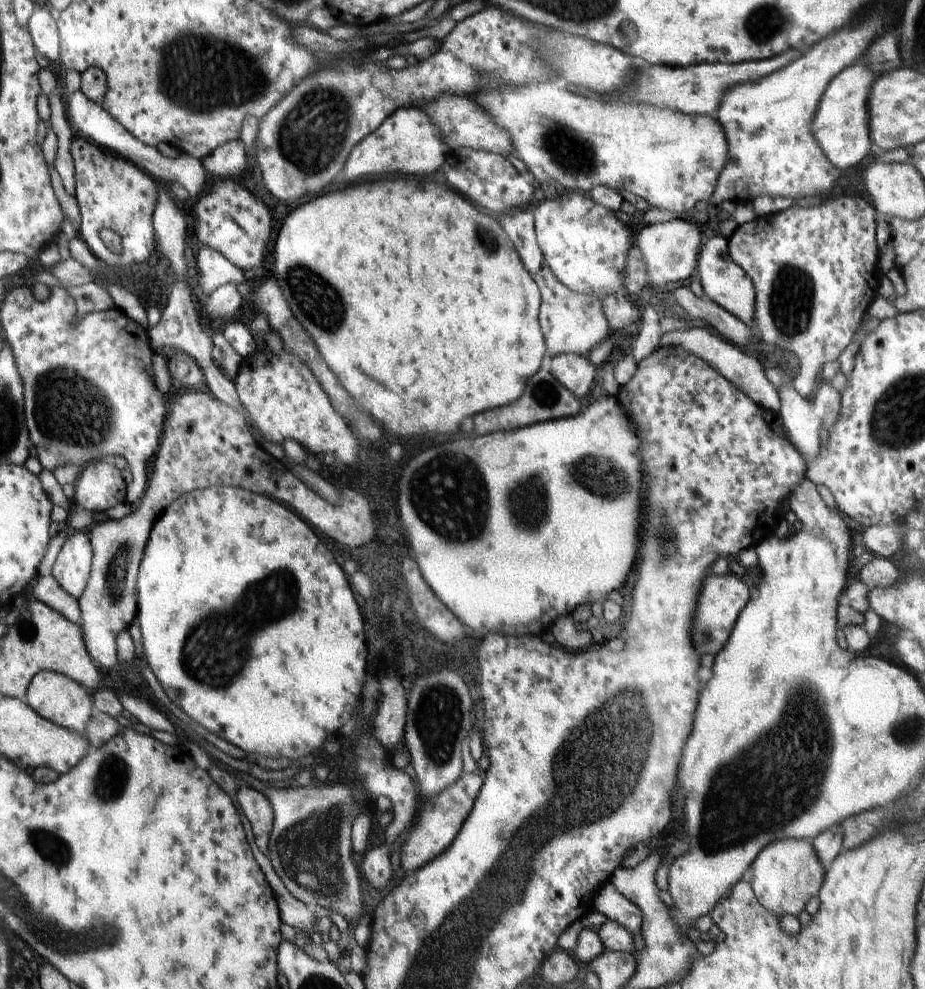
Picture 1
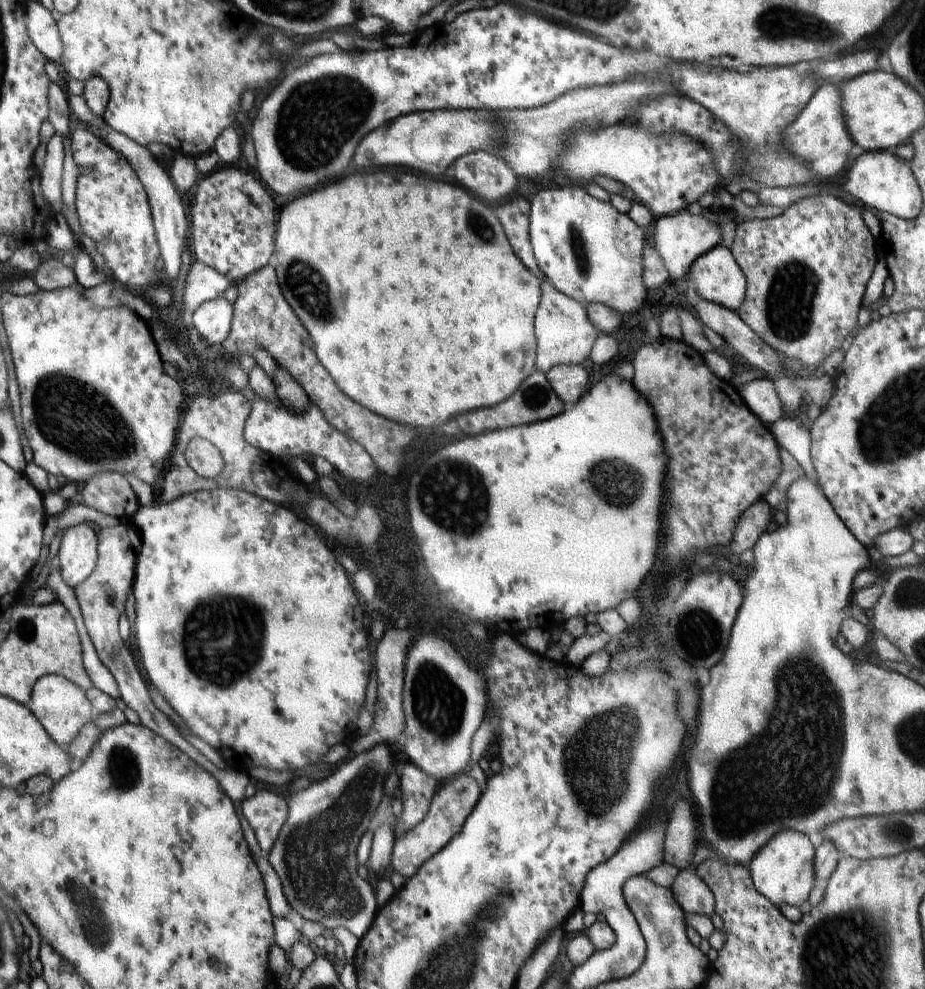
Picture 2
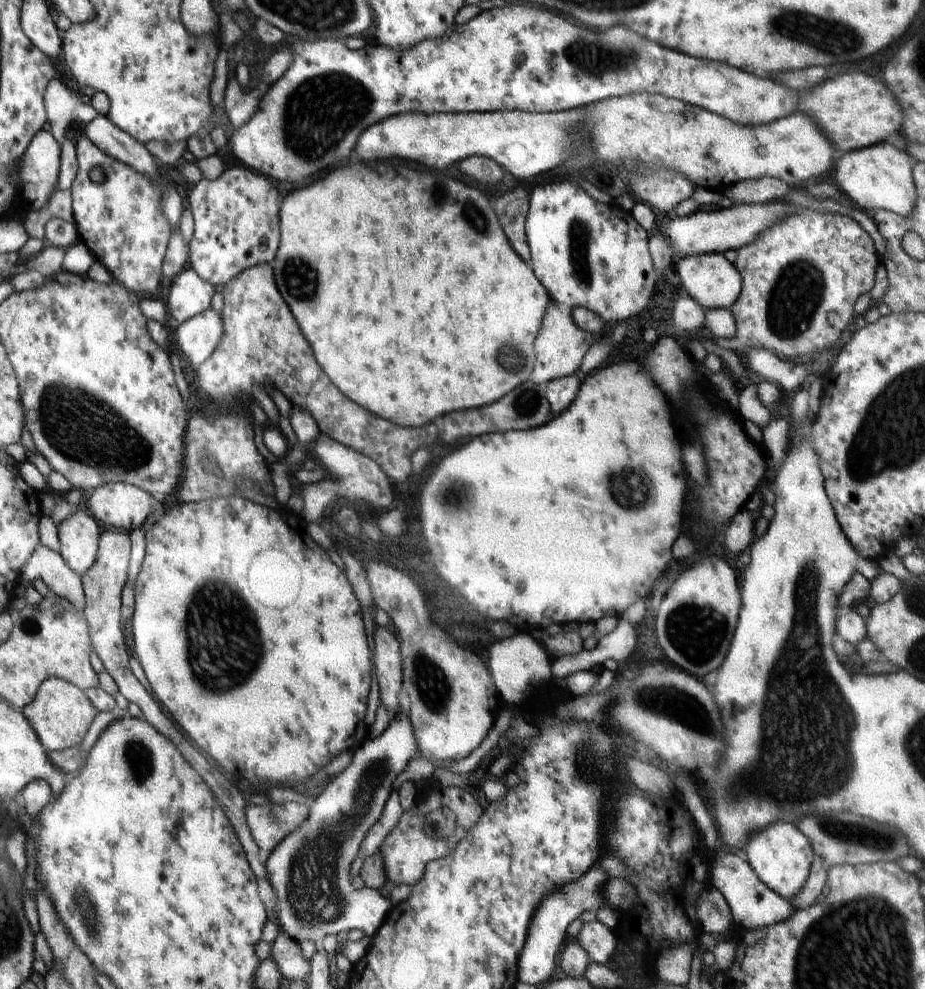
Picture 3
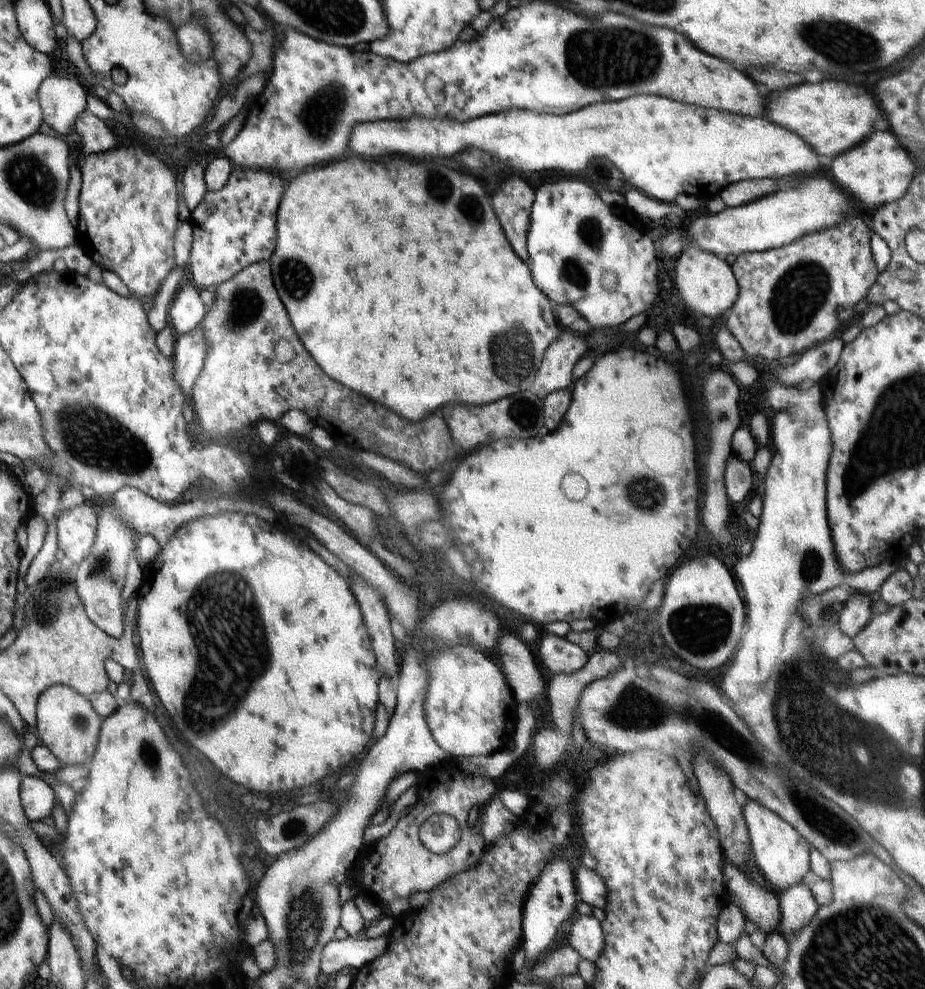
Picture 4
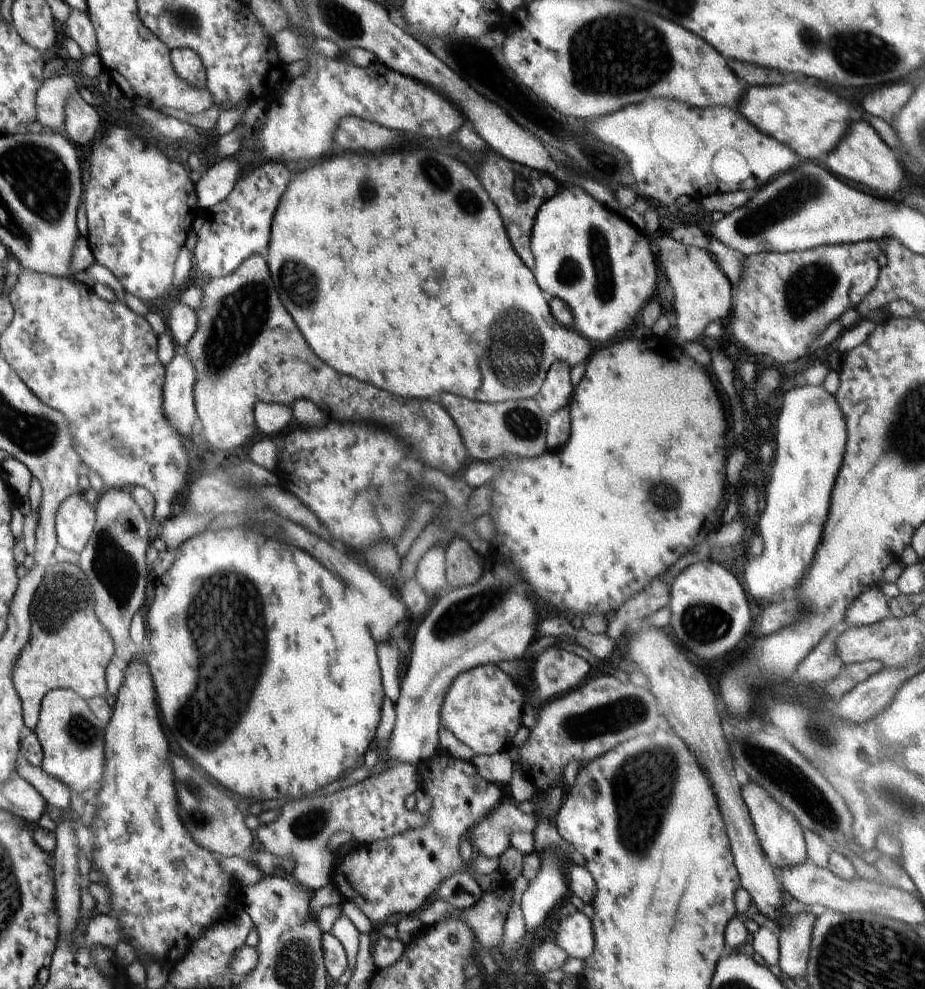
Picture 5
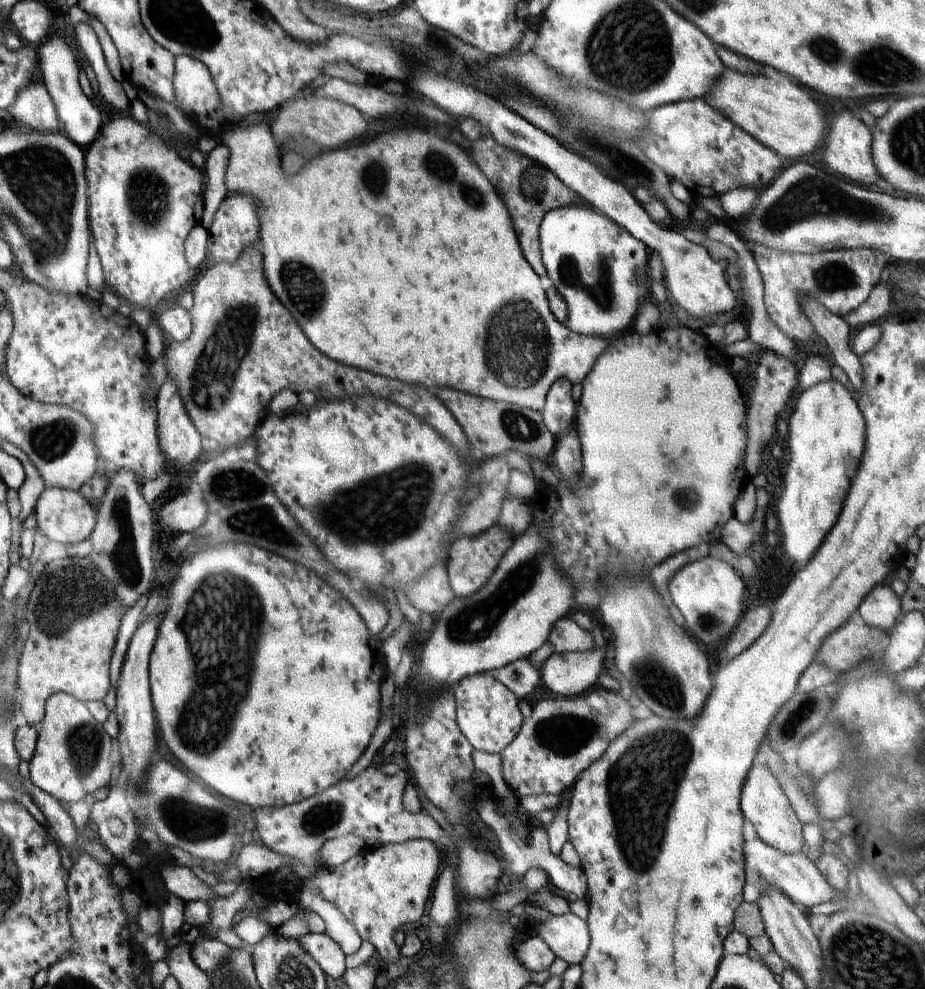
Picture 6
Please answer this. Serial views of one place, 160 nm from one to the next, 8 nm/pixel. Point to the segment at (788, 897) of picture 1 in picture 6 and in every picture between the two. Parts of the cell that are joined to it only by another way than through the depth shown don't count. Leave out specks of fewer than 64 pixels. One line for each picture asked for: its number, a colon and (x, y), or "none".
2: (782, 870)
3: (781, 856)
4: (779, 850)
5: (780, 835)
6: (763, 802)

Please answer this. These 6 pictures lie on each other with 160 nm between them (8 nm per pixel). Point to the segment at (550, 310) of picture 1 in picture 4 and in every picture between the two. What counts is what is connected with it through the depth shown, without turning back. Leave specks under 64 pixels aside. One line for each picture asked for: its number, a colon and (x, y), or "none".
2: (564, 334)
3: (560, 346)
4: (555, 373)

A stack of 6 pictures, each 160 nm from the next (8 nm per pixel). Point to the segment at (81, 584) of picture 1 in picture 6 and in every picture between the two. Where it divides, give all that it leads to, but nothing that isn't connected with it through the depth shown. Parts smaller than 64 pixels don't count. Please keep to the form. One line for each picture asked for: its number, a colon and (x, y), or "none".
2: (78, 549)
3: (79, 534)
4: (76, 528)
5: (75, 518)
6: (63, 515)

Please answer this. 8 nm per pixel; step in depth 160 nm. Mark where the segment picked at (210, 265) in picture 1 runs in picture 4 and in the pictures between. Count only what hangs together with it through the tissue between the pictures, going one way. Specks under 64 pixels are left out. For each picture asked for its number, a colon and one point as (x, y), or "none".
2: (202, 284)
3: (189, 295)
4: (187, 311)

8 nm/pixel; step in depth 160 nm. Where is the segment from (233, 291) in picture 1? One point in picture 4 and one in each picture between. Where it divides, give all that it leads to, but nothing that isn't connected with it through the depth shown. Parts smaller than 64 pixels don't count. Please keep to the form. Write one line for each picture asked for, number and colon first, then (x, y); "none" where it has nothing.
2: (212, 320)
3: (198, 337)
4: (190, 349)

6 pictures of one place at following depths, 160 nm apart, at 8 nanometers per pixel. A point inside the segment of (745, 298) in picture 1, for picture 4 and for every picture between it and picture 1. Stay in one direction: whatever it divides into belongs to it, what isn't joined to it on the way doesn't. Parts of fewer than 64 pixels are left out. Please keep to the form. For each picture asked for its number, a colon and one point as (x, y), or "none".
2: (718, 278)
3: (710, 279)
4: (707, 285)

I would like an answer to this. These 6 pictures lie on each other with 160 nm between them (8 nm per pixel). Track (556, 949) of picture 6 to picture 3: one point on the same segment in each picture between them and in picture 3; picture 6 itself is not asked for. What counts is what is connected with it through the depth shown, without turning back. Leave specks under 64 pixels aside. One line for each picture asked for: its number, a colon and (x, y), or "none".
3: (595, 938)
4: (586, 936)
5: (574, 934)

